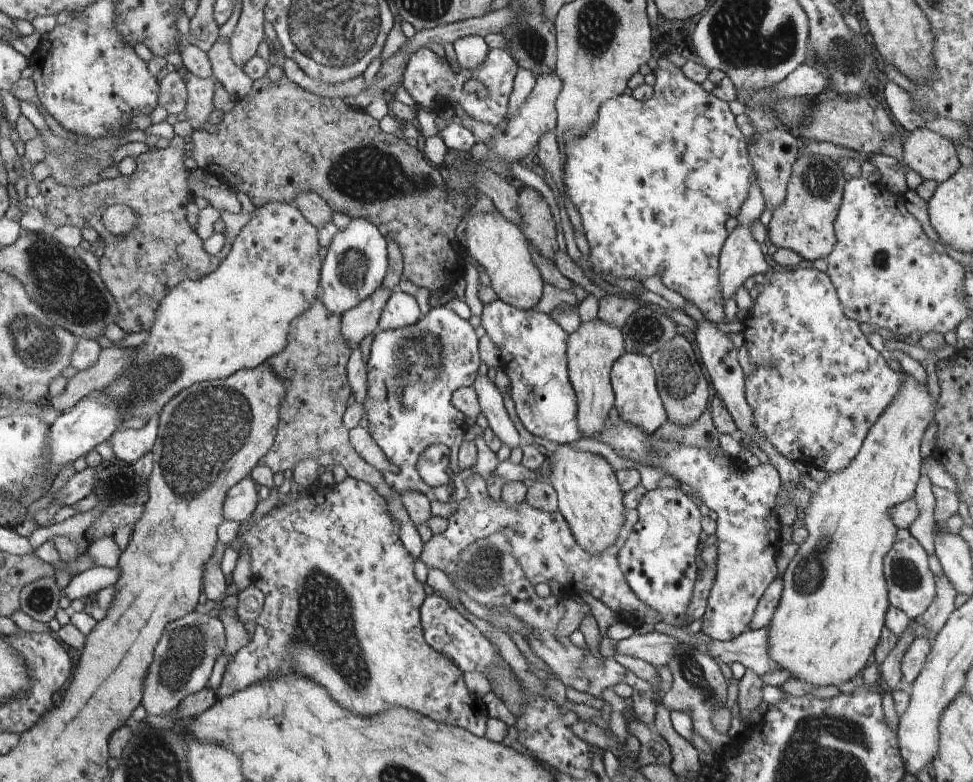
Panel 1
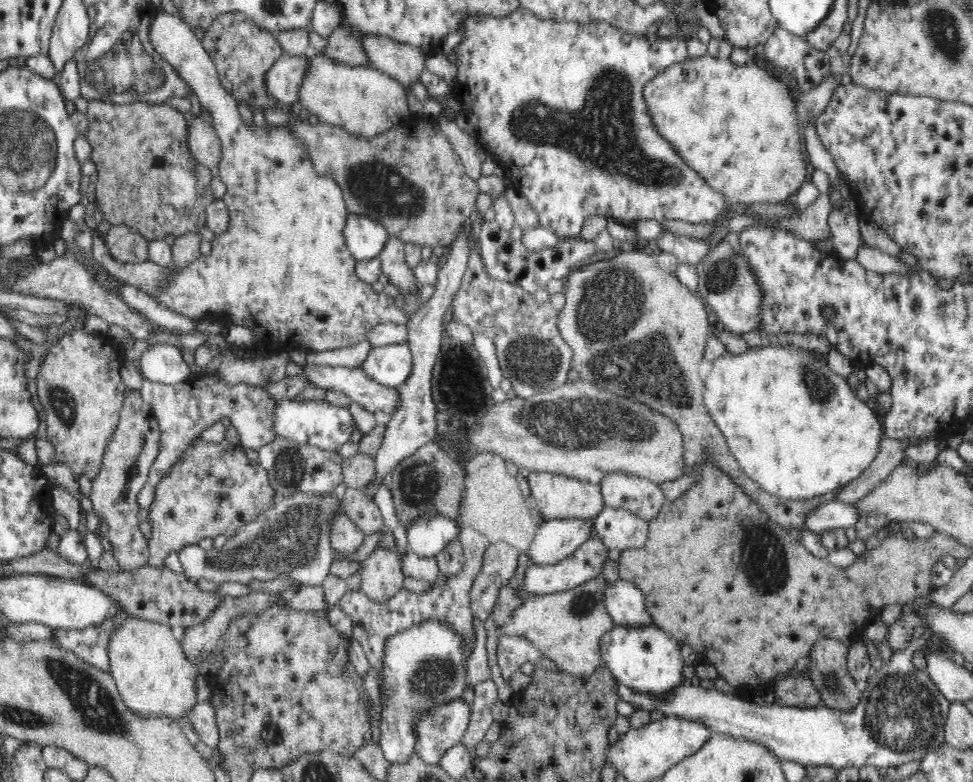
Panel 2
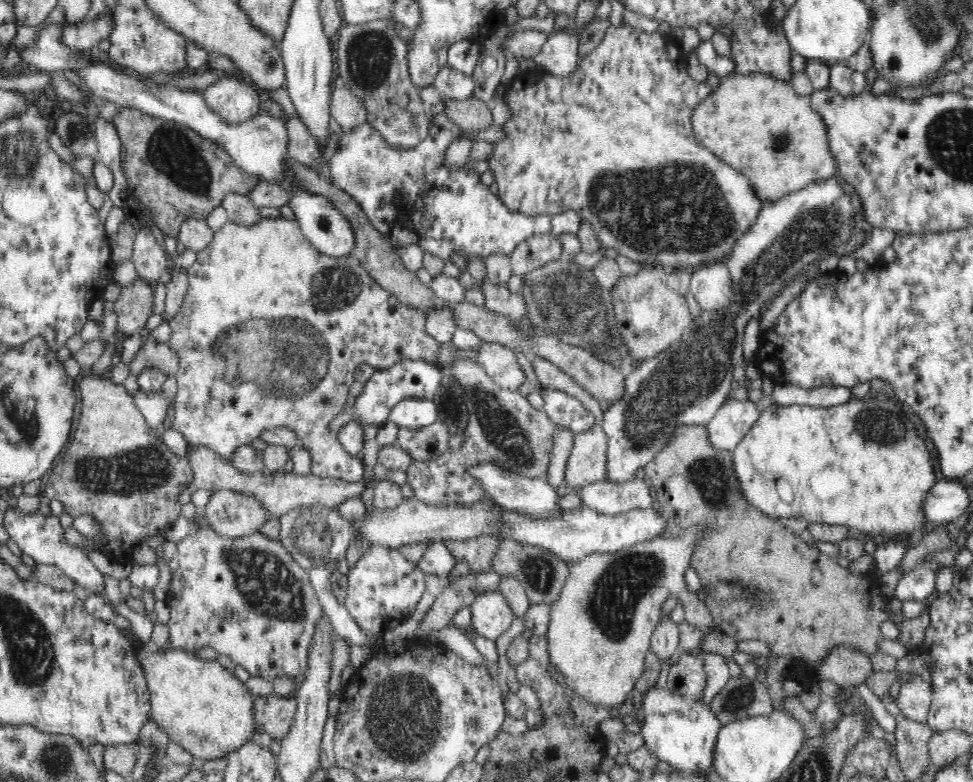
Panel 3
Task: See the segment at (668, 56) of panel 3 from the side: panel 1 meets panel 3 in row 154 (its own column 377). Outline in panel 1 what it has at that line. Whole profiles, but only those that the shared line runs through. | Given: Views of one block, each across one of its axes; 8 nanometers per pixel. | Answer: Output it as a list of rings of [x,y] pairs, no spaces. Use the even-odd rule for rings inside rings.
[[[348,475],[344,481],[334,484],[333,487],[318,486],[307,492],[308,496],[300,498],[291,503],[280,506],[266,514],[258,523],[249,524],[247,521],[241,524],[239,535],[230,547],[239,550],[244,544],[250,547],[252,584],[264,588],[268,597],[265,600],[261,615],[255,620],[256,630],[252,640],[248,644],[238,649],[236,654],[230,658],[229,663],[221,681],[221,685],[216,690],[219,698],[232,696],[235,692],[243,691],[250,685],[262,681],[263,679],[274,679],[281,672],[298,672],[302,677],[312,678],[312,681],[323,686],[340,706],[348,706],[354,714],[364,714],[364,716],[377,715],[394,707],[402,707],[423,714],[437,723],[452,725],[453,727],[464,727],[479,737],[486,734],[486,714],[487,706],[474,708],[476,697],[468,690],[464,680],[464,672],[452,661],[448,664],[448,656],[437,651],[427,643],[423,635],[422,627],[422,606],[427,600],[424,586],[416,580],[414,576],[414,558],[406,548],[402,546],[398,538],[398,524],[390,518],[388,514],[388,504],[384,502],[384,496],[380,496],[378,491],[366,481],[355,479]]]

